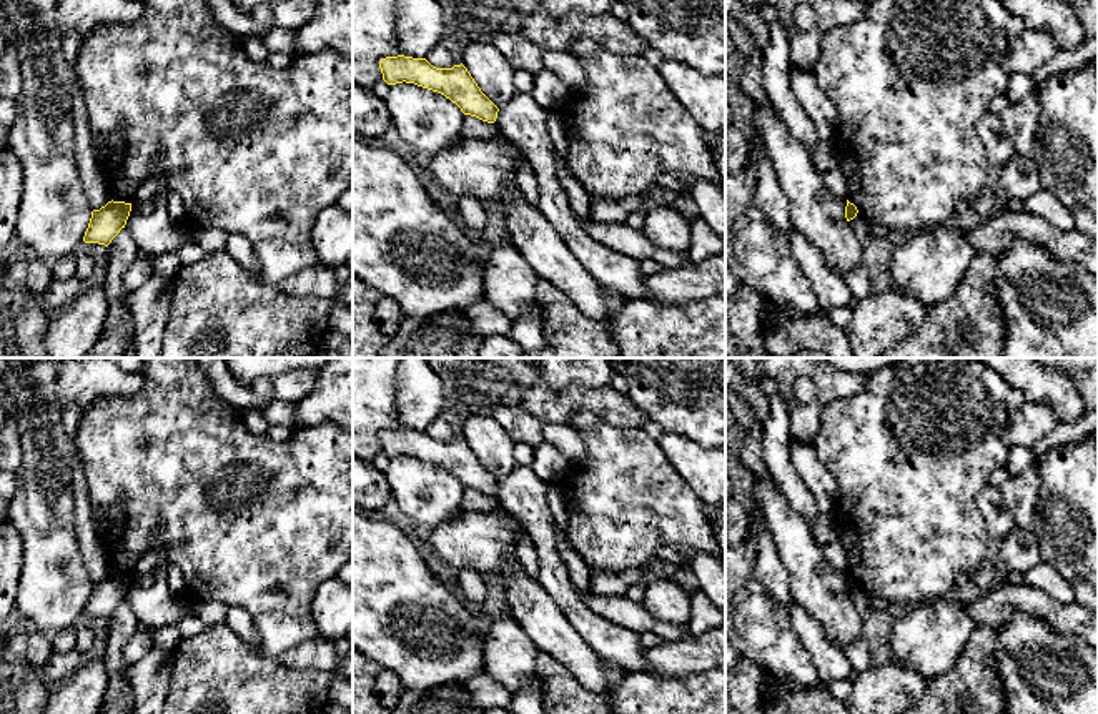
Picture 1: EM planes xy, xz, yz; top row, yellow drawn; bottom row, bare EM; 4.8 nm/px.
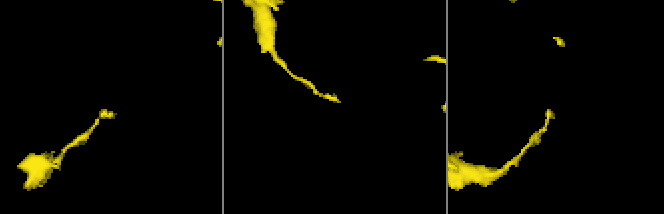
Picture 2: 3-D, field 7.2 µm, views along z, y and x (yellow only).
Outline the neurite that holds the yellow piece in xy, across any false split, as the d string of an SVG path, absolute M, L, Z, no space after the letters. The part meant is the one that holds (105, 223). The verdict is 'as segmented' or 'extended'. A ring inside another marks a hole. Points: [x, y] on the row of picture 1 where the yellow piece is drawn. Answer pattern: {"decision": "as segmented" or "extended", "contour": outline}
{"decision": "as segmented", "contour": "M113 200L100 210L93 210L83 241L108 246L120 230L125 228L130 211L131 203Z"}

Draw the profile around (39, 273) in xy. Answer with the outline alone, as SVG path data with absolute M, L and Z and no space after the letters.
M35 256L30 258L25 288L40 298L52 281L53 281L52 265Z

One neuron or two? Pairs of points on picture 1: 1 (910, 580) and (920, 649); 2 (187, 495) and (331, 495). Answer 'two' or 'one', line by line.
1: two
2: one

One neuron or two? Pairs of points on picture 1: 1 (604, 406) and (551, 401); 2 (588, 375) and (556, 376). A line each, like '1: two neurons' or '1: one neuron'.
1: one neuron
2: one neuron

